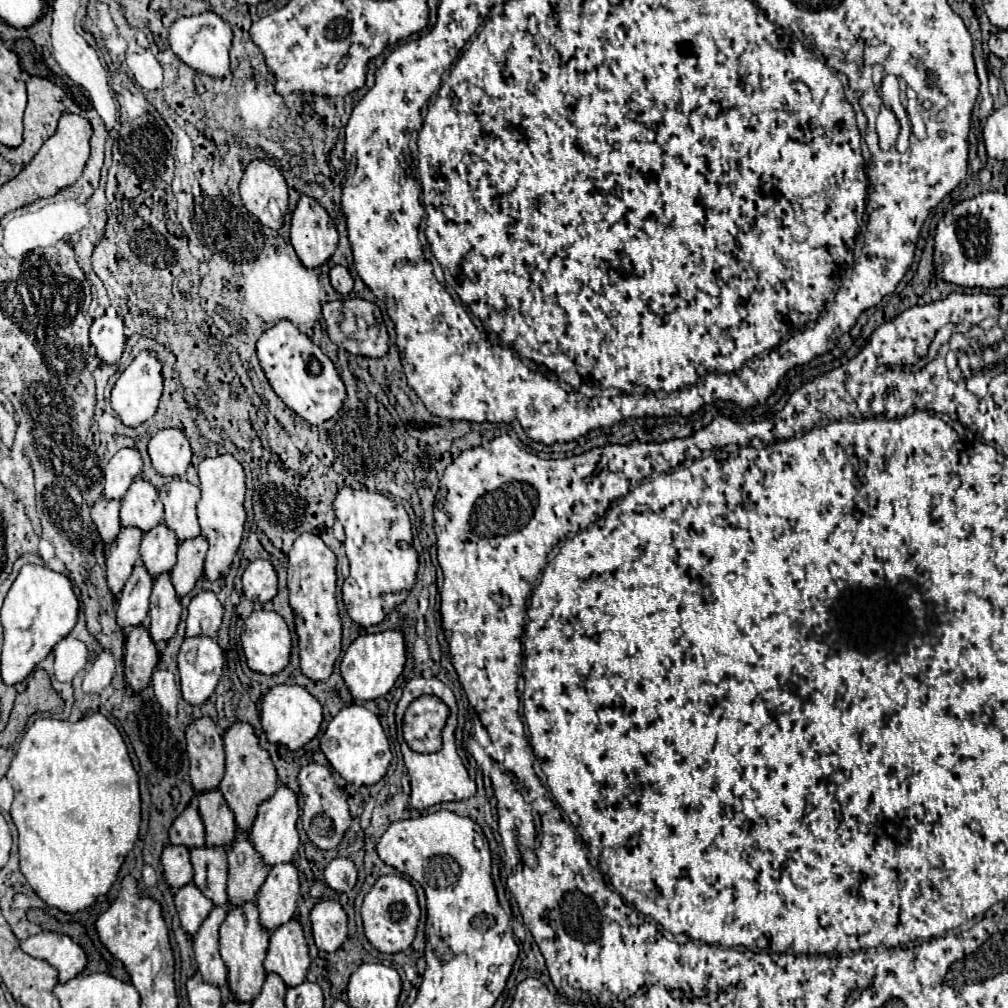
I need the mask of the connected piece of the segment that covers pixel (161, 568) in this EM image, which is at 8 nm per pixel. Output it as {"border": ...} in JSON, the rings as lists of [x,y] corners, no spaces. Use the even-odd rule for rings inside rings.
{"border":[[[159,524],[153,532],[147,532],[141,542],[141,562],[147,568],[149,576],[157,580],[161,574],[171,572],[177,558],[177,540],[173,540],[173,532]]]}

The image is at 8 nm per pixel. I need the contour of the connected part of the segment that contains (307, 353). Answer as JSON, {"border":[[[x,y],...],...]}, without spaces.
{"border":[[[289,320],[277,322],[273,328],[265,330],[257,340],[257,358],[259,364],[273,388],[273,392],[309,424],[323,424],[333,418],[347,396],[345,384],[335,370],[333,362],[313,344],[303,332],[299,332]]]}

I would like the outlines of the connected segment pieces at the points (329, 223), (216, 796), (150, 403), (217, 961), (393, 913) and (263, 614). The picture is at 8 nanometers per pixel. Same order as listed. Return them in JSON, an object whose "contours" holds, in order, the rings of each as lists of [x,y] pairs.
{"contours":[[[[301,196],[293,220],[291,220],[291,244],[305,268],[317,268],[325,264],[337,248],[337,228],[327,210]]],[[[219,790],[203,792],[197,796],[197,802],[199,802],[199,812],[201,812],[201,818],[207,830],[205,846],[207,848],[215,848],[215,846],[229,848],[237,836],[237,824],[221,792]]],[[[149,350],[141,352],[131,366],[127,366],[127,370],[121,374],[121,378],[117,380],[113,392],[111,392],[111,406],[113,410],[119,414],[121,422],[129,428],[137,428],[143,422],[151,420],[159,398],[161,398],[161,390],[163,390],[163,376],[161,376],[161,362],[155,358],[155,354],[151,354]]],[[[215,906],[207,920],[201,924],[197,936],[193,938],[193,950],[199,974],[205,982],[215,984],[217,988],[227,984],[227,968],[219,954],[219,926],[227,916],[225,908]]],[[[381,876],[377,882],[371,886],[371,890],[363,898],[361,906],[361,918],[363,918],[363,930],[367,940],[371,942],[373,948],[385,954],[395,954],[403,952],[411,946],[415,938],[415,930],[419,924],[419,904],[417,904],[417,894],[411,882],[407,882],[401,876]]],[[[255,610],[243,622],[241,644],[253,672],[277,674],[289,664],[291,632],[277,612]]]]}

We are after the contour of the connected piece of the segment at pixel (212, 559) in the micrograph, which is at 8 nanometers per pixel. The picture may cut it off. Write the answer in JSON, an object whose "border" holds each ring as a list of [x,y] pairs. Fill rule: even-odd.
{"border":[[[221,454],[215,458],[205,458],[199,464],[199,478],[201,478],[201,500],[197,504],[197,514],[199,514],[199,526],[201,534],[209,542],[207,558],[205,558],[205,578],[207,580],[217,580],[227,572],[227,568],[233,562],[233,556],[241,544],[243,536],[243,524],[245,524],[245,508],[243,508],[243,498],[245,498],[245,474],[243,466],[229,454]]]}

